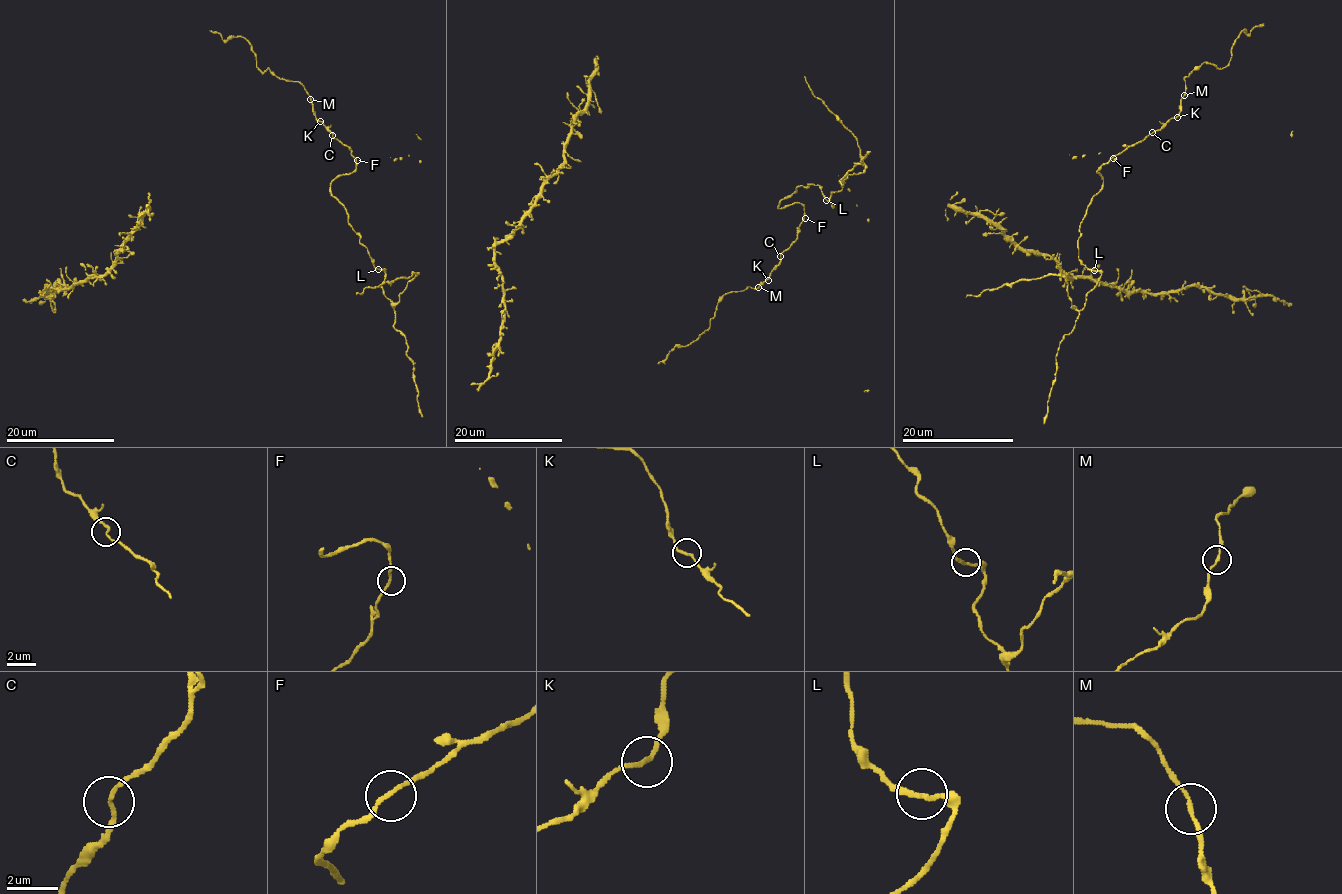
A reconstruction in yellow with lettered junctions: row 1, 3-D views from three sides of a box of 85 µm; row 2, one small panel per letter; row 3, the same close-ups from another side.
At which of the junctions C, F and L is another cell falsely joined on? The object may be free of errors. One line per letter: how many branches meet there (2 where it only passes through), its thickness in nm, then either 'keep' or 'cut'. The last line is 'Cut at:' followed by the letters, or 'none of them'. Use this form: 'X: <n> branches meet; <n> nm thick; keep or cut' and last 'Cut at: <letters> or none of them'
C: 2 branches meet; 150 nm thick; keep
F: 2 branches meet; 160 nm thick; keep
L: 2 branches meet; 180 nm thick; keep
Cut at: none of them

